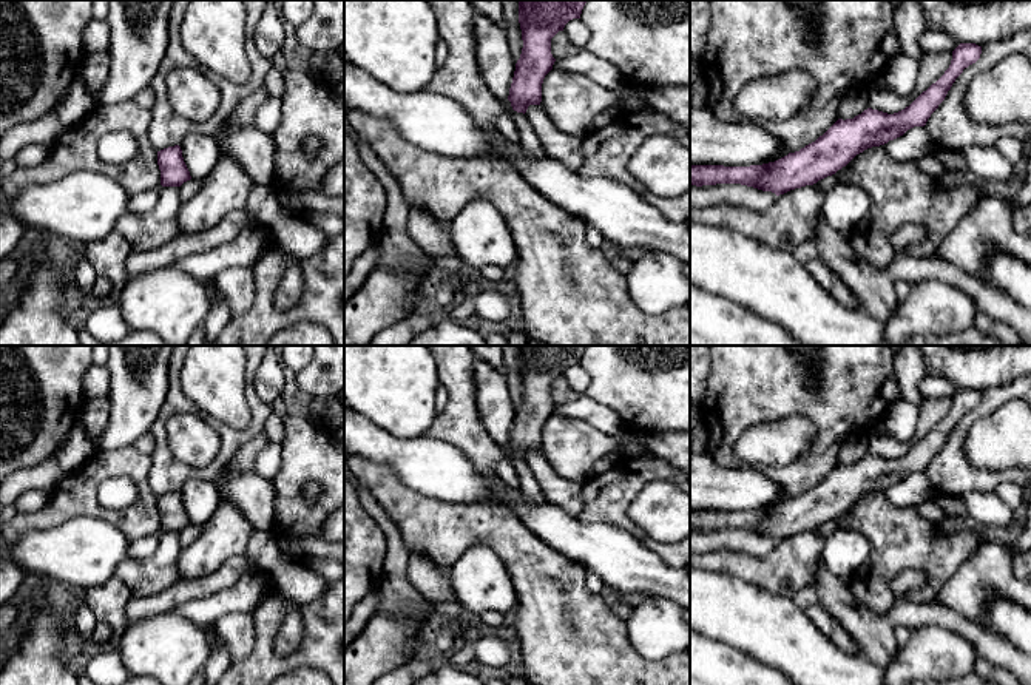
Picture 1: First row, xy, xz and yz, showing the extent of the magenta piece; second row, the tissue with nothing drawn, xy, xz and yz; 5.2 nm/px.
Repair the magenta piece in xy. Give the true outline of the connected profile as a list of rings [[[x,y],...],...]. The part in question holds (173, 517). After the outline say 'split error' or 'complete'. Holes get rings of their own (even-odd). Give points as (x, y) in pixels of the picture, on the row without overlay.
[[[179,491],[157,497],[157,511],[162,532],[181,532],[191,525]]]; complete

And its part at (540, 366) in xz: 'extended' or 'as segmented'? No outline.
as segmented

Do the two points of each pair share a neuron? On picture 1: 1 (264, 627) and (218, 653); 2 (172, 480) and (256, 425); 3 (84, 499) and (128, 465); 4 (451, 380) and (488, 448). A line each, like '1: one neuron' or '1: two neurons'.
1: two neurons
2: one neuron
3: one neuron
4: one neuron

